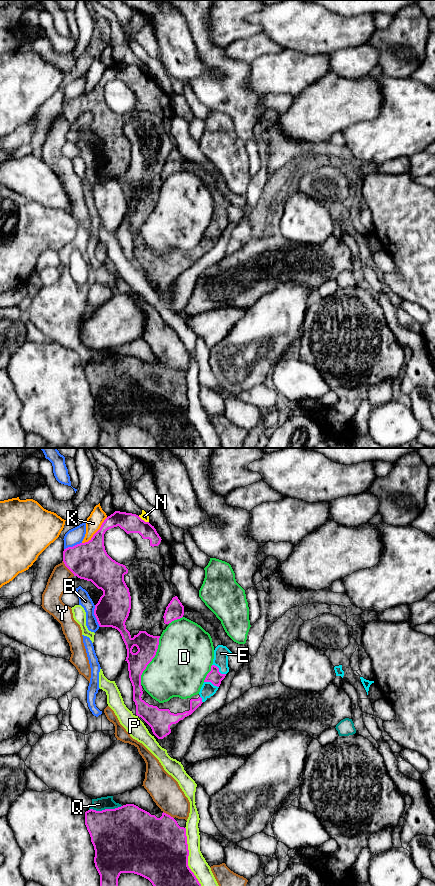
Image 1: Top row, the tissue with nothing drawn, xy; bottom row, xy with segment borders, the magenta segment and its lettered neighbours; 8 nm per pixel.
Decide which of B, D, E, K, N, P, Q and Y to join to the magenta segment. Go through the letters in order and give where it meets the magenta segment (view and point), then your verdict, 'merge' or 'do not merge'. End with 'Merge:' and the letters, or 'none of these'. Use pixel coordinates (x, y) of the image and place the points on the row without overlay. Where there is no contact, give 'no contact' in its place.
B: contact xy (95, 168); do not merge
D: contact xy (151, 212); do not merge
E: contact xy (218, 222); merge
K: contact xy (96, 84); do not merge
N: contact xy (143, 72); do not merge
P: contact xy (187, 413); do not merge
Q: contact xy (105, 361); do not merge
Y: contact xy (67, 119); do not merge
Merge: E

